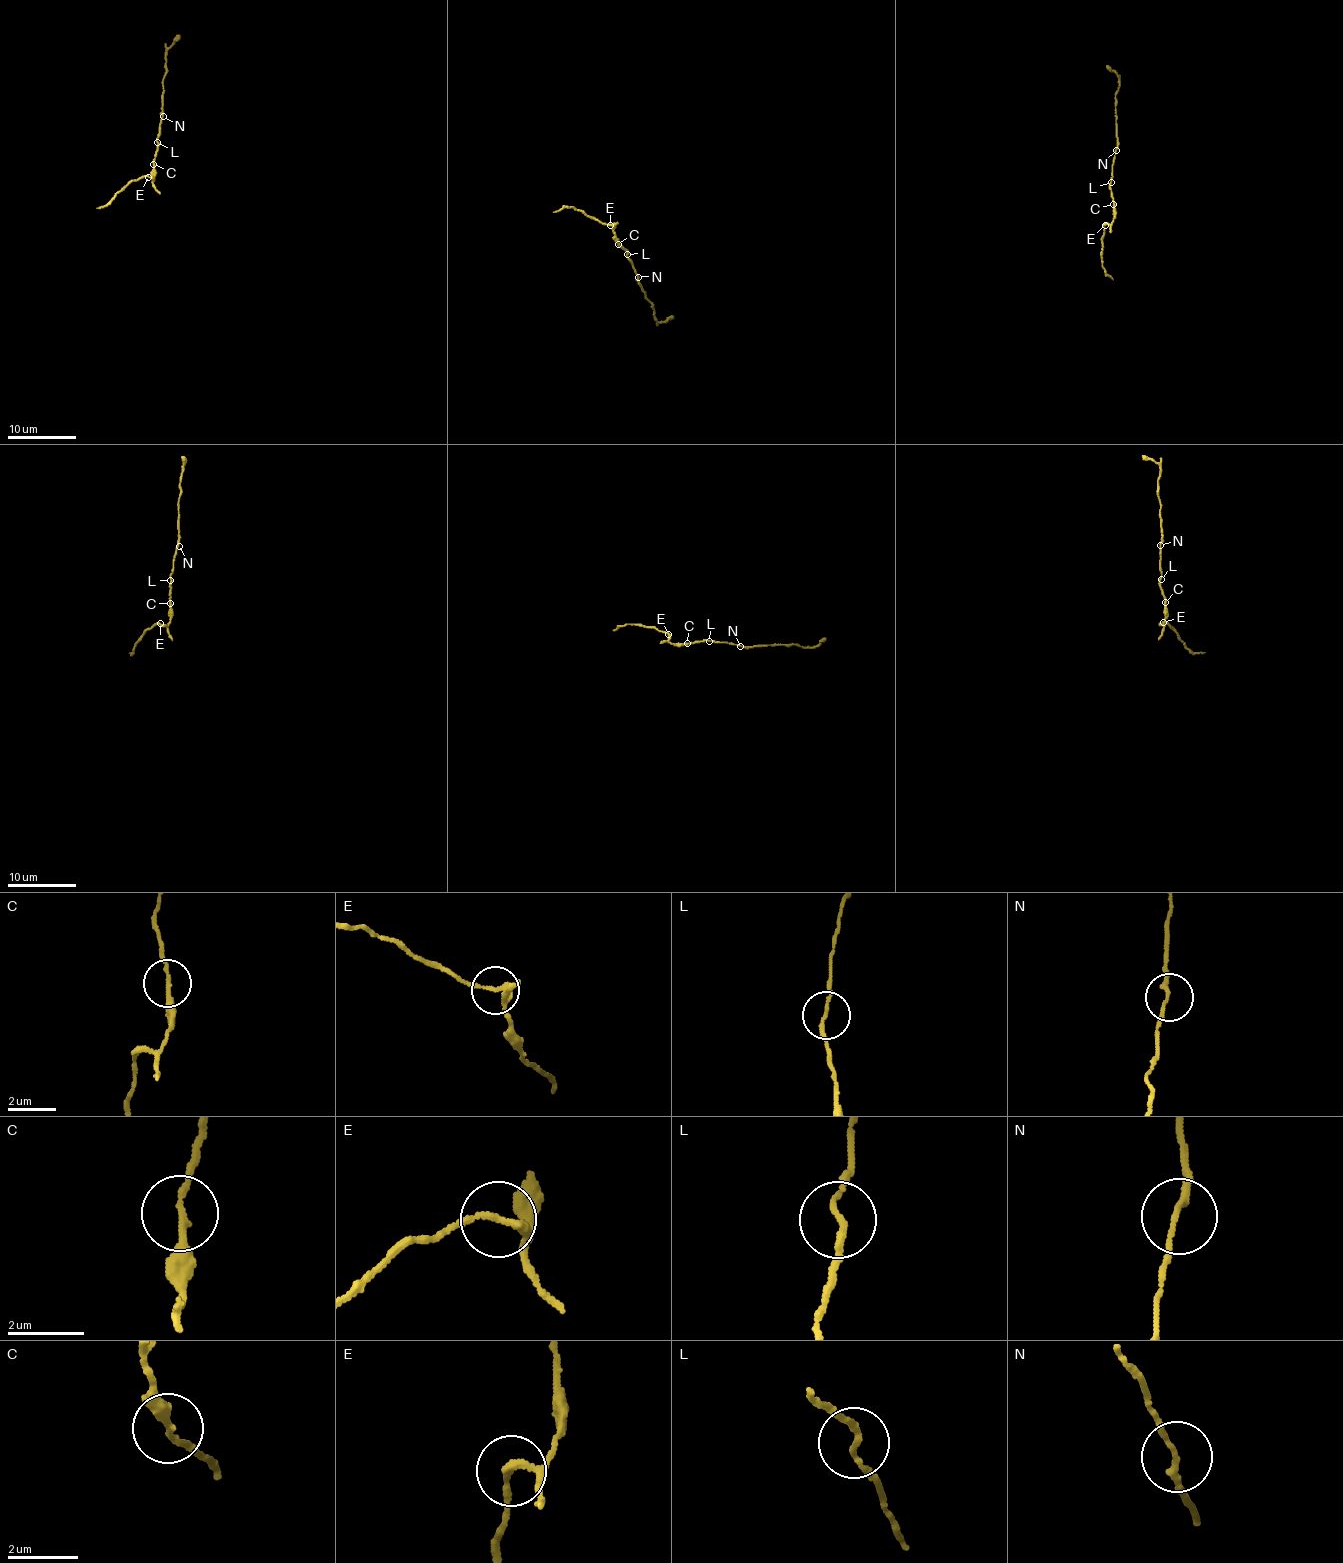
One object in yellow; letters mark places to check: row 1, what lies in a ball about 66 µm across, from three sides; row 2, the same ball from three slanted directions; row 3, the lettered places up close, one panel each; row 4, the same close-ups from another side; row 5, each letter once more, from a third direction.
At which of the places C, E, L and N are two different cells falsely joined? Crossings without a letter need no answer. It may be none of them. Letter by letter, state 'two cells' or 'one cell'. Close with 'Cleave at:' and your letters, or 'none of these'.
C: one cell
E: two cells
L: one cell
N: one cell
Cleave at: E

